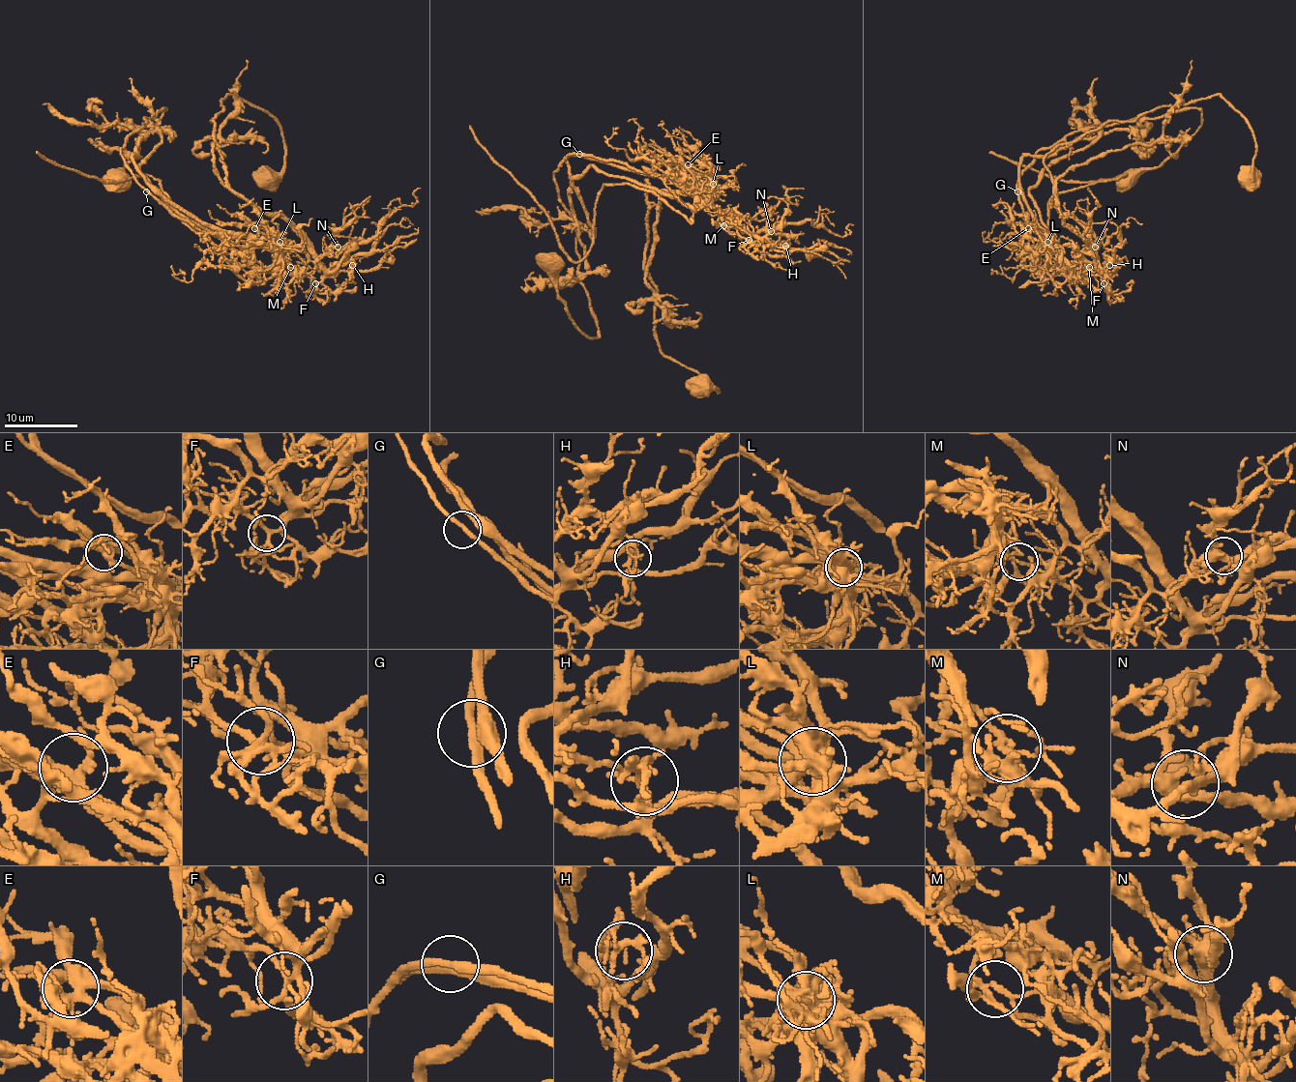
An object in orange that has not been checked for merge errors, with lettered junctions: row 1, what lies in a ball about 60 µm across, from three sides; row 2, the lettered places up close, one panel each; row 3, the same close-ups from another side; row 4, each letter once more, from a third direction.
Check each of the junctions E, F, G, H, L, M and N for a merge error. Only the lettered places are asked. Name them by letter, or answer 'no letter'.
L, M

